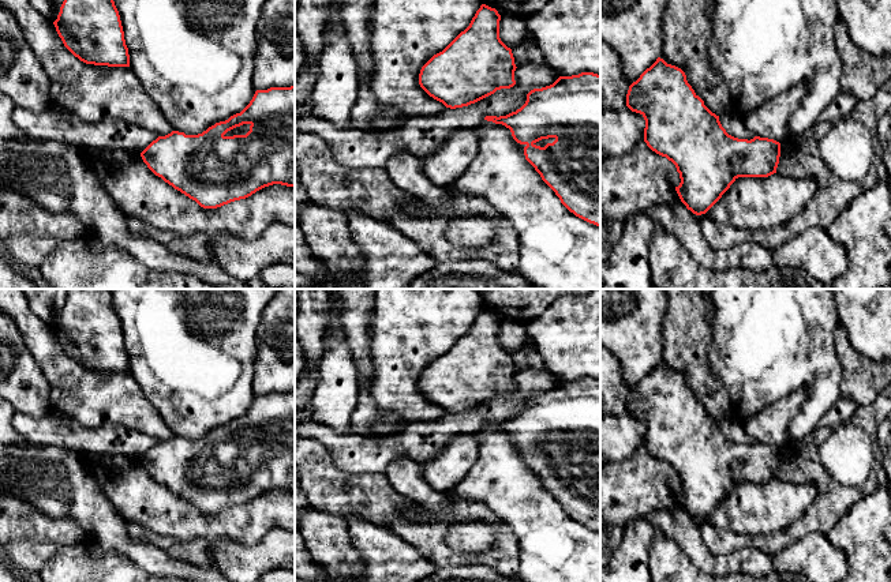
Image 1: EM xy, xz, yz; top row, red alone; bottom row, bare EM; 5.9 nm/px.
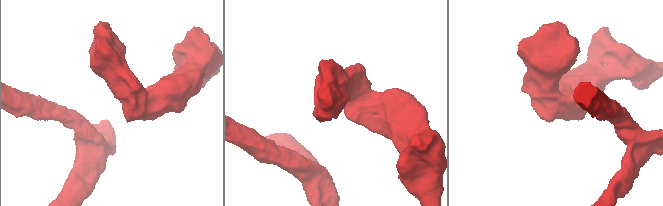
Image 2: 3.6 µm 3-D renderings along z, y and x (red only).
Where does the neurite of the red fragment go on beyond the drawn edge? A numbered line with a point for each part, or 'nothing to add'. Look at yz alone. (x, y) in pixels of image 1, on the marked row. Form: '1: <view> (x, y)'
nothing to add

